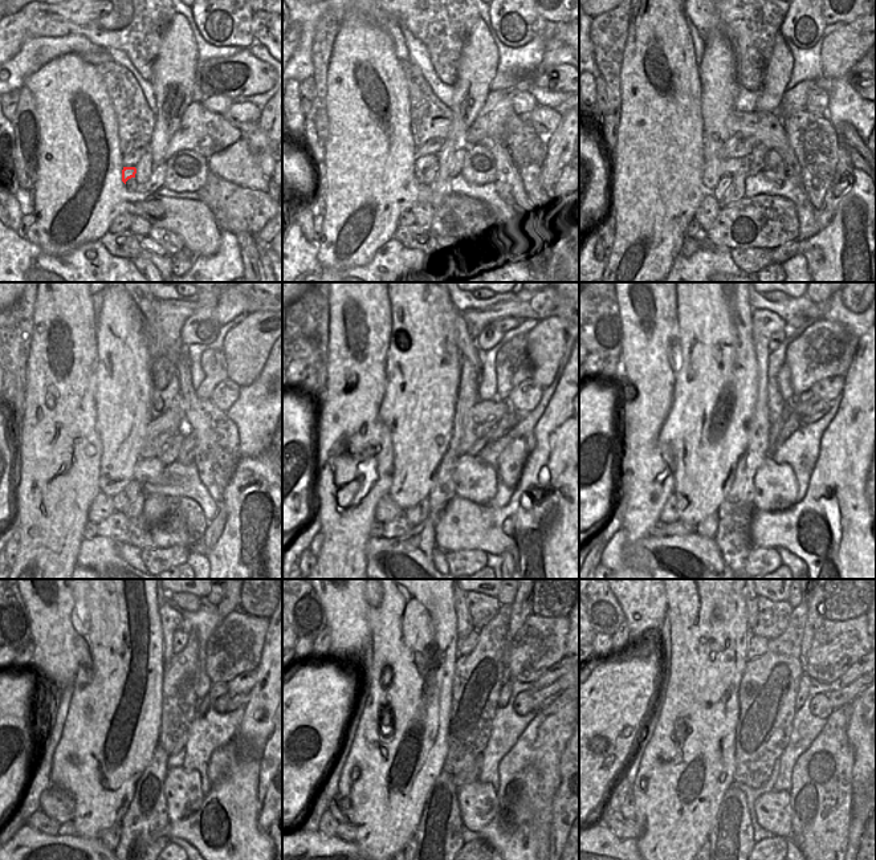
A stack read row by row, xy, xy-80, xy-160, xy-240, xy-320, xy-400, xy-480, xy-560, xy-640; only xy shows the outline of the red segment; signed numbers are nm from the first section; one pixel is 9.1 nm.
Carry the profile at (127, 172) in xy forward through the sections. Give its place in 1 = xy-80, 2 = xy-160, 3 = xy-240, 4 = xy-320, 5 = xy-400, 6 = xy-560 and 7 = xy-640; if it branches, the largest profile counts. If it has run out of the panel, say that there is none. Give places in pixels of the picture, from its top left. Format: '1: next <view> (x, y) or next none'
1: next xy-80 (427, 162)
2: next xy-160 (729, 167)
3: next xy-240 (150, 471)
4: next xy-320 (475, 480)
5: next xy-400 (775, 485)
6: next xy-560 (479, 803)
7: next xy-640 (773, 808)

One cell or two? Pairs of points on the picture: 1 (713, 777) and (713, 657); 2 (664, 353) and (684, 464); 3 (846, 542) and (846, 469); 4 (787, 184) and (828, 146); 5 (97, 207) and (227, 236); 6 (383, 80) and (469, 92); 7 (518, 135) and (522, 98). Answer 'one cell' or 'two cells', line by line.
1: one cell
2: two cells
3: one cell
4: two cells
5: two cells
6: two cells
7: two cells

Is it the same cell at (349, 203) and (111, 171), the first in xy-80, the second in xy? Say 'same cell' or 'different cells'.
same cell

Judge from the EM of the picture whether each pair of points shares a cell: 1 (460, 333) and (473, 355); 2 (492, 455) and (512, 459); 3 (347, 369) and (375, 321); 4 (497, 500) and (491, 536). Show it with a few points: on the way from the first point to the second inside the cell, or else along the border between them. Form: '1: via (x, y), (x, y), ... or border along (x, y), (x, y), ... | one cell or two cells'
1: via (463, 338), (468, 350) | one cell
2: border along (524, 439), (516, 437), (505, 447), (496, 469) | two cells
3: via (361, 362), (367, 357), (369, 334) | one cell
4: border along (514, 489), (505, 505), (487, 505) | two cells

